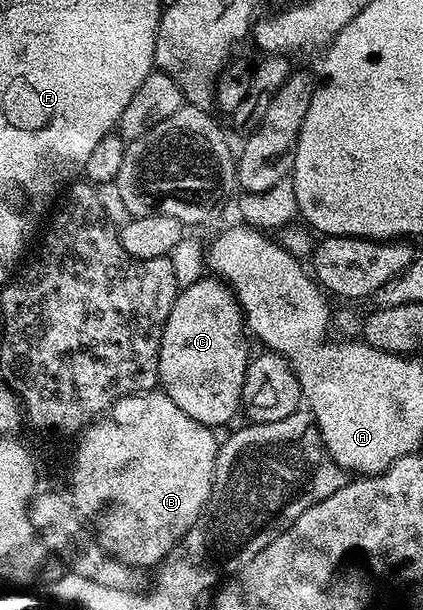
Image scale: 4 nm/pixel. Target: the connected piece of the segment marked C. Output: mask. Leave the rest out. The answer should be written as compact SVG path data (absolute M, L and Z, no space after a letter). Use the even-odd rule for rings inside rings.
M201 278L183 287L168 314L158 355L158 382L188 418L218 430L242 406L242 387L248 363L248 329L242 307L227 284L217 278Z

